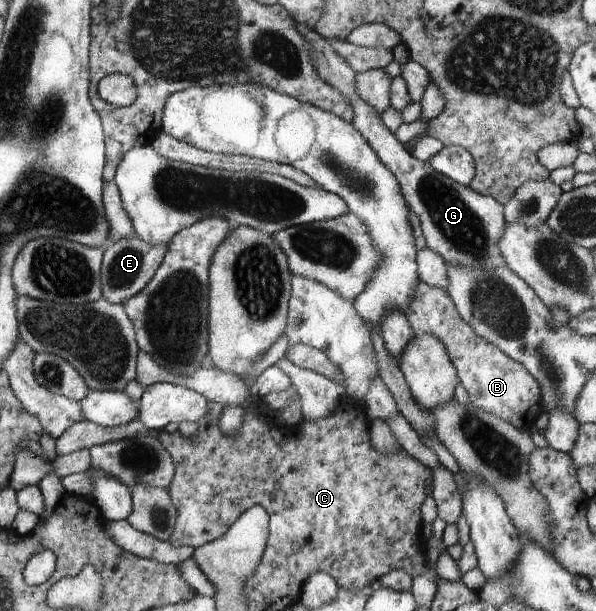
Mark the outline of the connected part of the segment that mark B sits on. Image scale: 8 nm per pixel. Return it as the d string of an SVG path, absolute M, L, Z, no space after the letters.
M419 279L419 284L415 288L415 296L411 298L411 304L407 304L404 315L407 317L409 326L413 331L413 337L417 338L417 336L423 336L423 334L431 334L445 346L448 357L456 368L459 382L467 390L470 401L477 408L490 412L493 416L507 421L515 428L530 430L537 417L543 412L542 392L537 380L527 372L527 368L523 364L501 352L495 344L487 342L481 336L477 336L475 331L462 320L448 291L441 290L441 288L431 288L431 286L427 286L425 282Z

